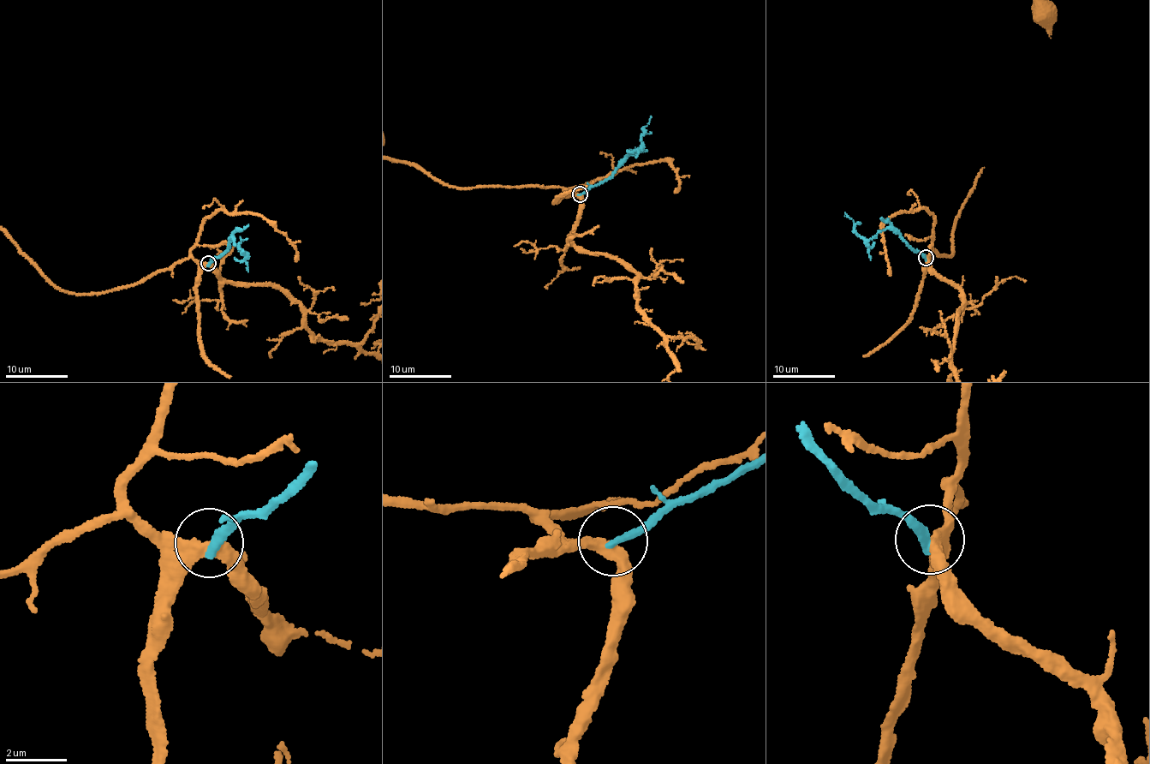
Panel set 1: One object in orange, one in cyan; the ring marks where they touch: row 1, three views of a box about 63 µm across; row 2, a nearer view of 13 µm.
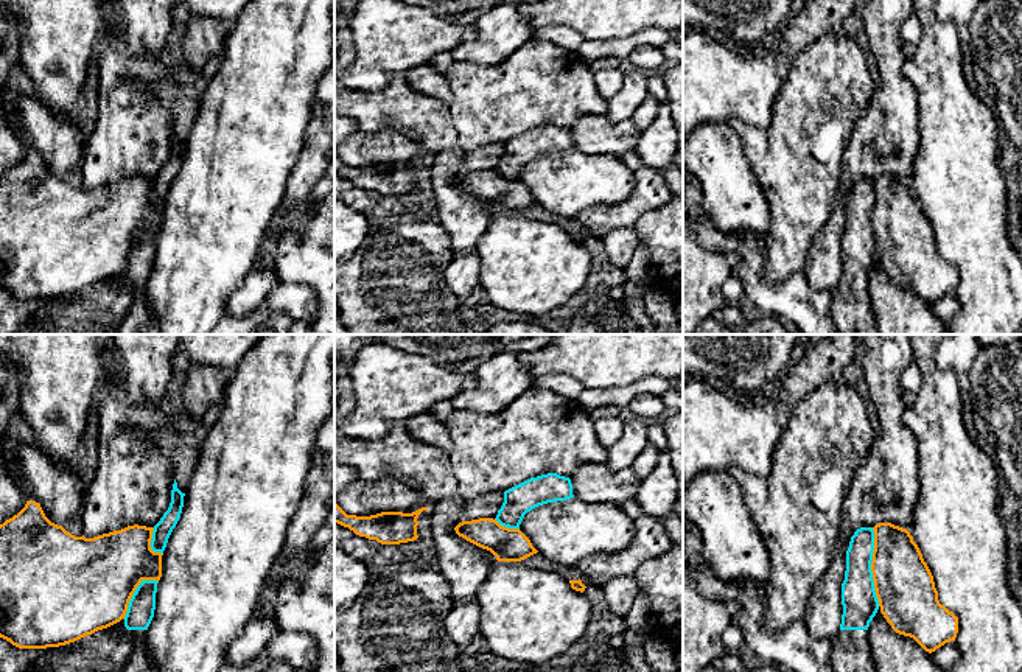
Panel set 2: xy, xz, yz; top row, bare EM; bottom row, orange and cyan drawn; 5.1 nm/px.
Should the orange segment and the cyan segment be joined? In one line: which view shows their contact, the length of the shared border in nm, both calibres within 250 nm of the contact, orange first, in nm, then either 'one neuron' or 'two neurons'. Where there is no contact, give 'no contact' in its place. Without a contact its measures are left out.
contact in yz; length 400 nm; calibres 300 and 180 nm; two neurons

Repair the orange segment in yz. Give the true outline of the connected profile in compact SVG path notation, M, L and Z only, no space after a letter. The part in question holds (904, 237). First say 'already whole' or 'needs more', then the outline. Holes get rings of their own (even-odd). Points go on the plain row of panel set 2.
already whole | M891 174L873 182L871 222L887 274L929 305L955 292L958 269L940 255L933 227L910 184Z

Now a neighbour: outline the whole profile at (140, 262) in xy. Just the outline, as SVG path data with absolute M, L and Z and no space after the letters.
M142 232L126 268L75 294L19 300L0 289L0 334L160 334L146 300L157 232Z

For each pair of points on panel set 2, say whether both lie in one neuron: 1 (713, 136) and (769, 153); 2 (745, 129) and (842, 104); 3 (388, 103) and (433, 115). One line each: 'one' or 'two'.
1: two
2: one
3: one

